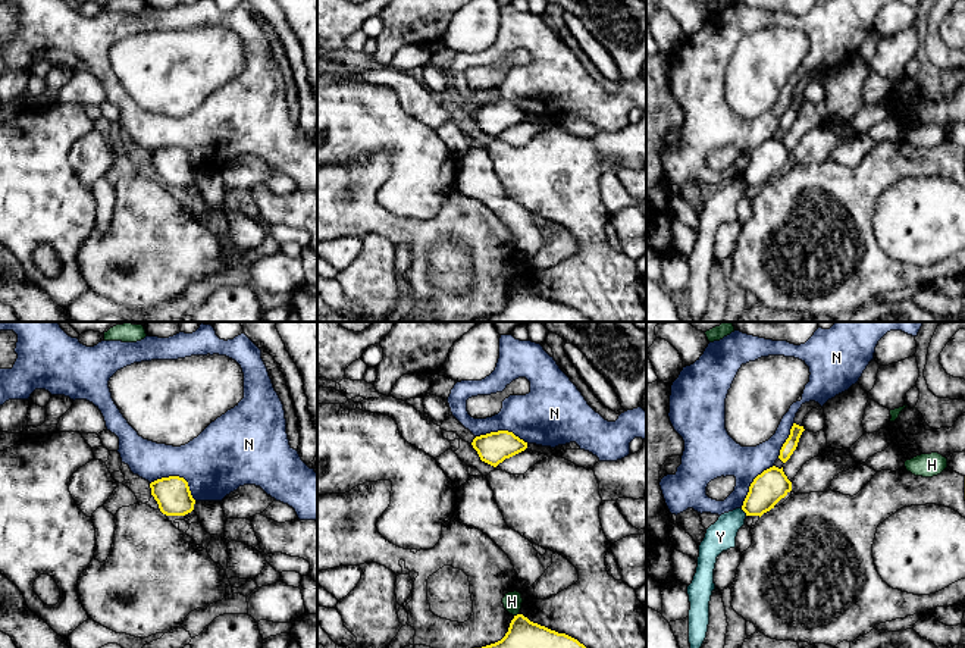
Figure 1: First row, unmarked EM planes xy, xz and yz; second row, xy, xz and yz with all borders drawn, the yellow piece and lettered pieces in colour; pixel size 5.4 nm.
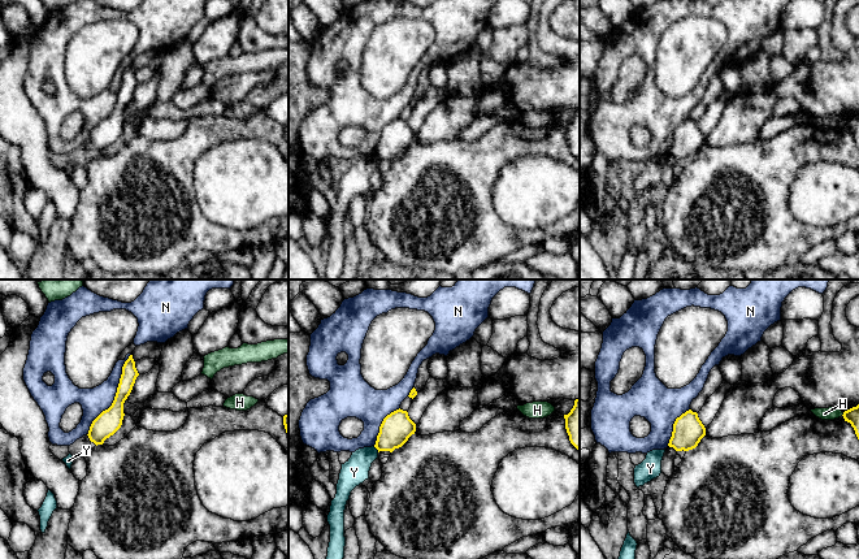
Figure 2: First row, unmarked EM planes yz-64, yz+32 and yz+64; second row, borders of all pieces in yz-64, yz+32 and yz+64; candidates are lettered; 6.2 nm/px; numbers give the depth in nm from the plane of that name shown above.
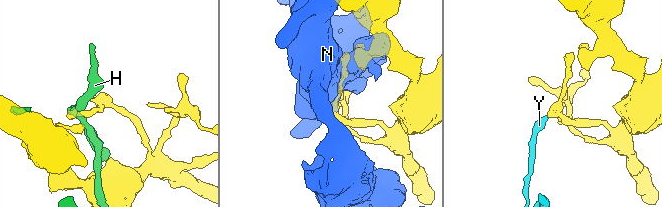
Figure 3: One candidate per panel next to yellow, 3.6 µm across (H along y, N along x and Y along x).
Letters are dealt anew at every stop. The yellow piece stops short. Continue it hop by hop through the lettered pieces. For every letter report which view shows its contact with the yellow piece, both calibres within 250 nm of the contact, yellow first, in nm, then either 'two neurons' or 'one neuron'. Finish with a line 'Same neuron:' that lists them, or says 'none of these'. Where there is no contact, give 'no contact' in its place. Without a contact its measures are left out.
H: meets yellow in xz; 160 nm thick on the yellow side, 100 nm on the other; two neurons
N: meets yellow in xy; 190 nm thick on the yellow side, 360 nm on the other; two neurons
Y: meets yellow in yz; 180 nm thick on the yellow side, 160 nm on the other; two neurons
Same neuron: none of these

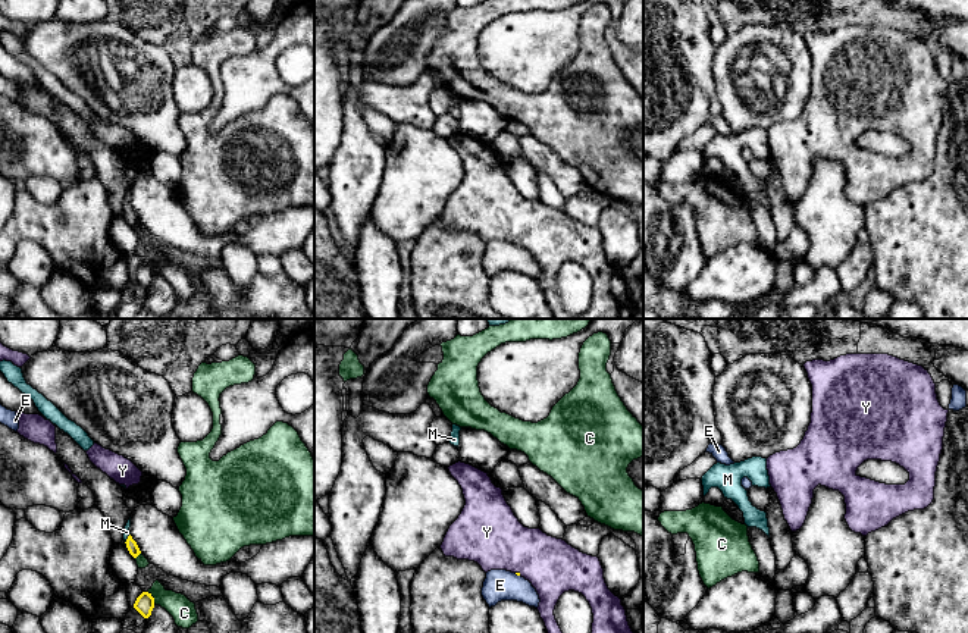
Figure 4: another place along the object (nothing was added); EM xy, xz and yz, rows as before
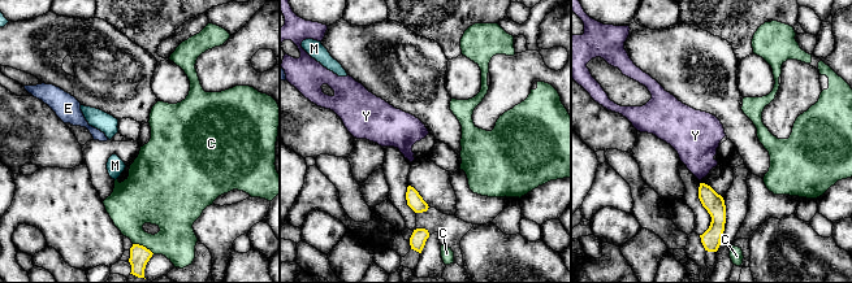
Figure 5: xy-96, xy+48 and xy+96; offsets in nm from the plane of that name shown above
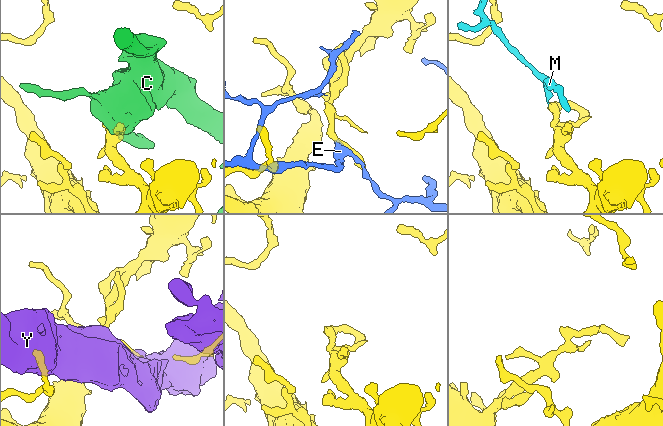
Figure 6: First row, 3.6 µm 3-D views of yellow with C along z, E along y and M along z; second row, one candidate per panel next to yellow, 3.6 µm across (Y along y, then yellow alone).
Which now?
C: meets yellow in xy; 110 nm thick on the yellow side, 140 nm on the other; two neurons
E: meets yellow in xz; 20 nm thick on the yellow side, 180 nm on the other; two neurons
M: meets yellow in xy; 60 nm thick on the yellow side, 40 nm on the other; one neuron
Y: meets yellow in xz; 20 nm thick on the yellow side, 340 nm on the other; two neurons
Same neuron: M

